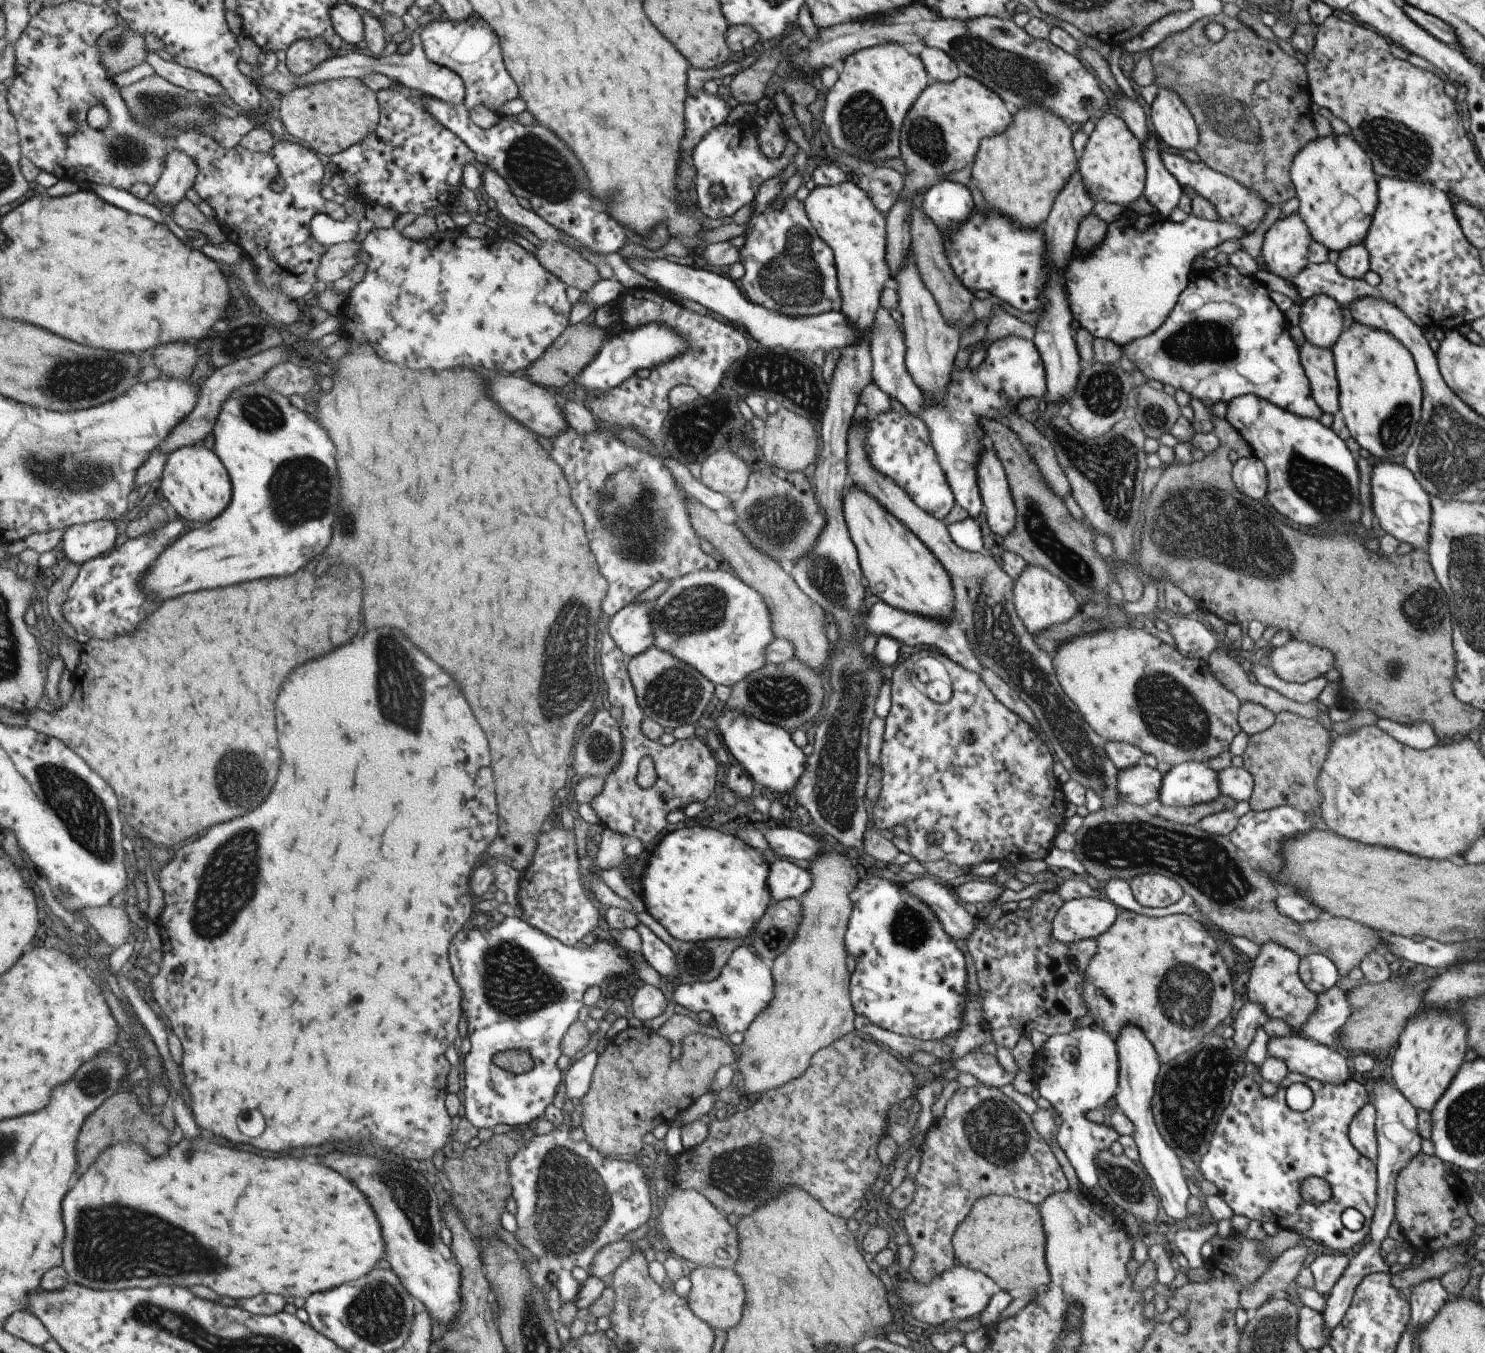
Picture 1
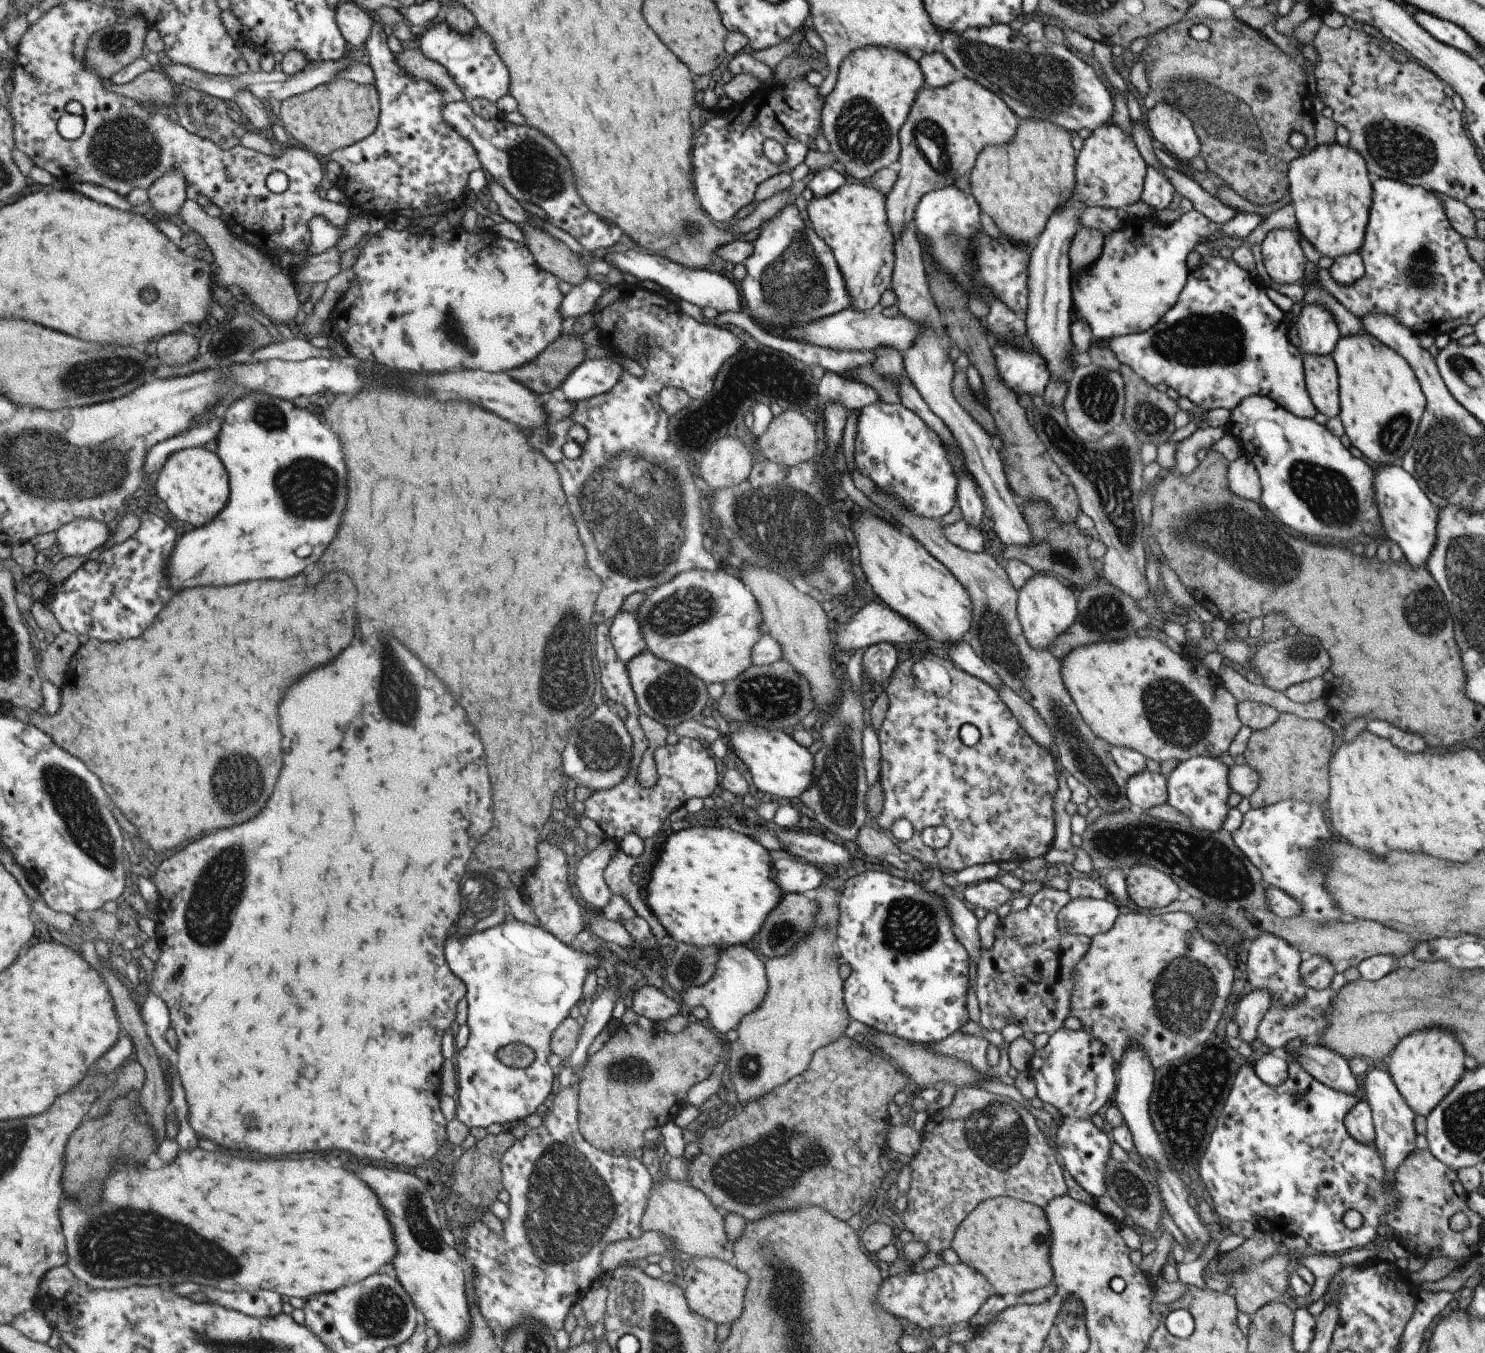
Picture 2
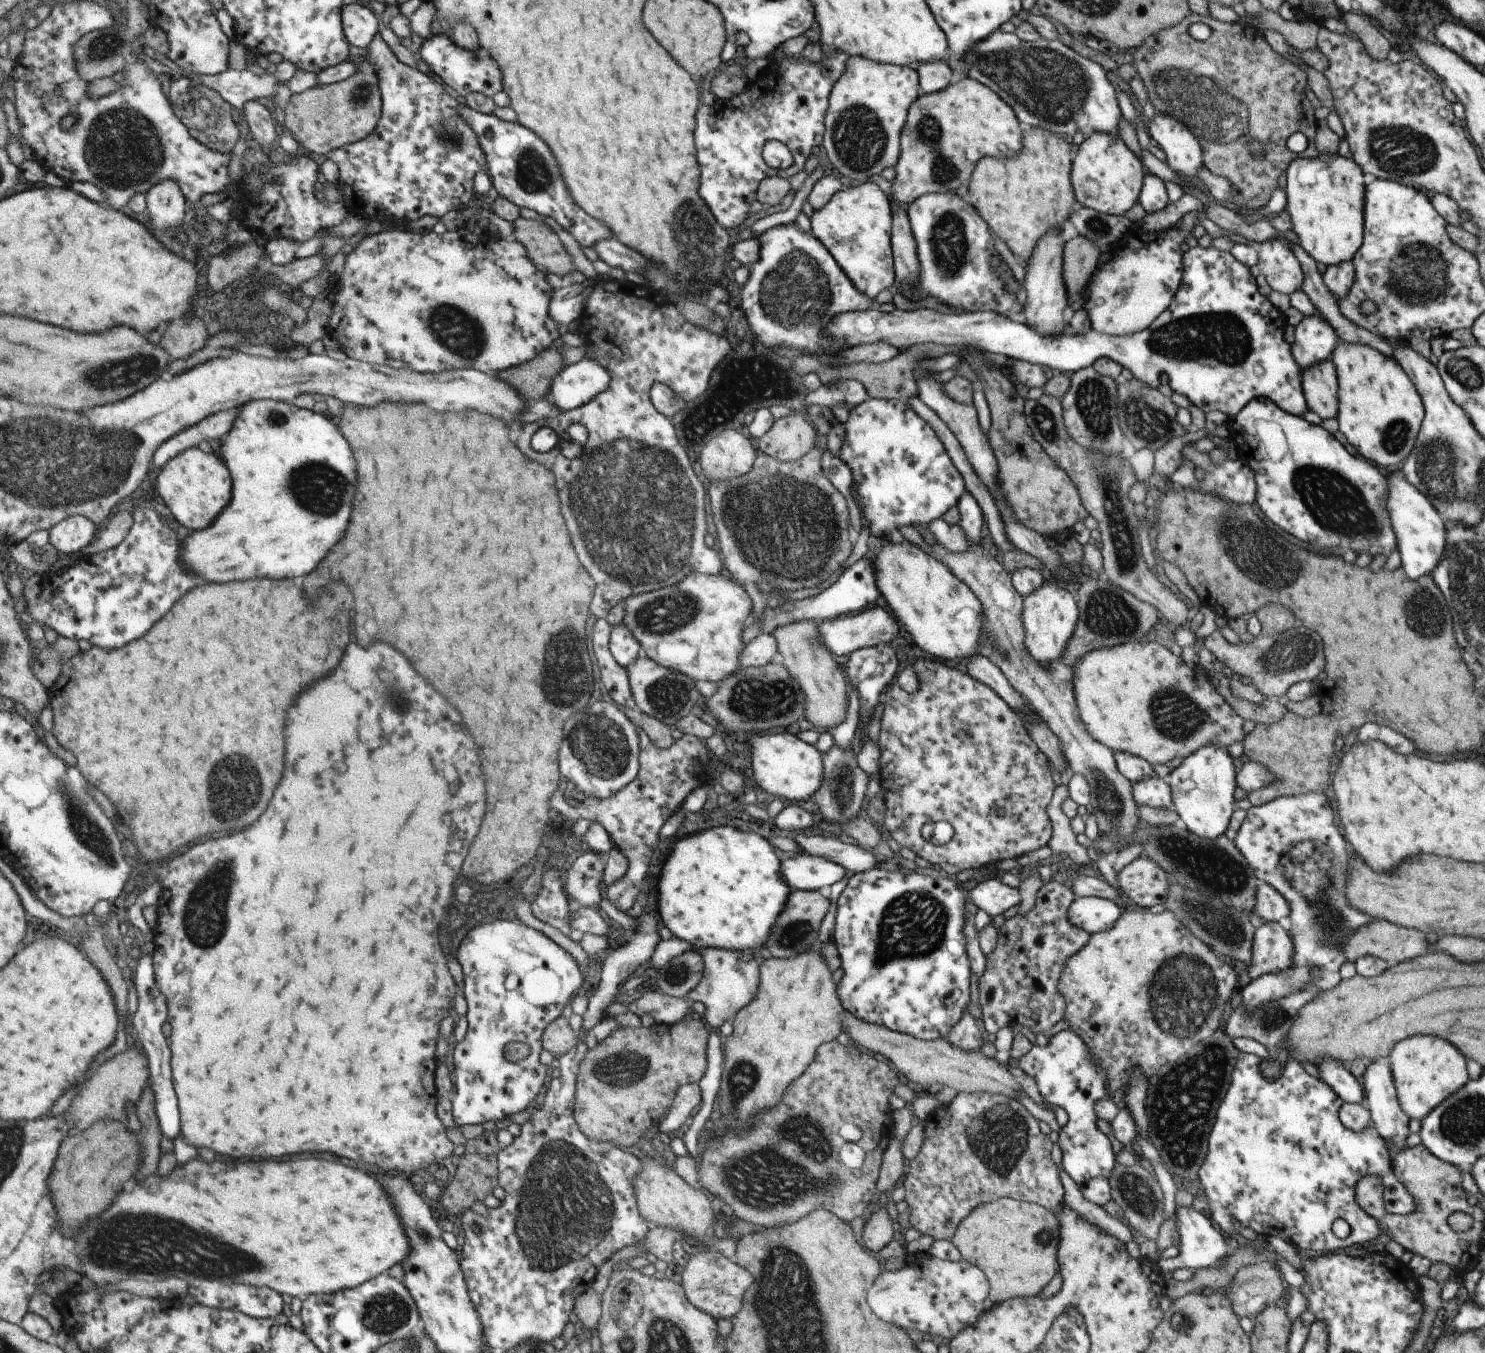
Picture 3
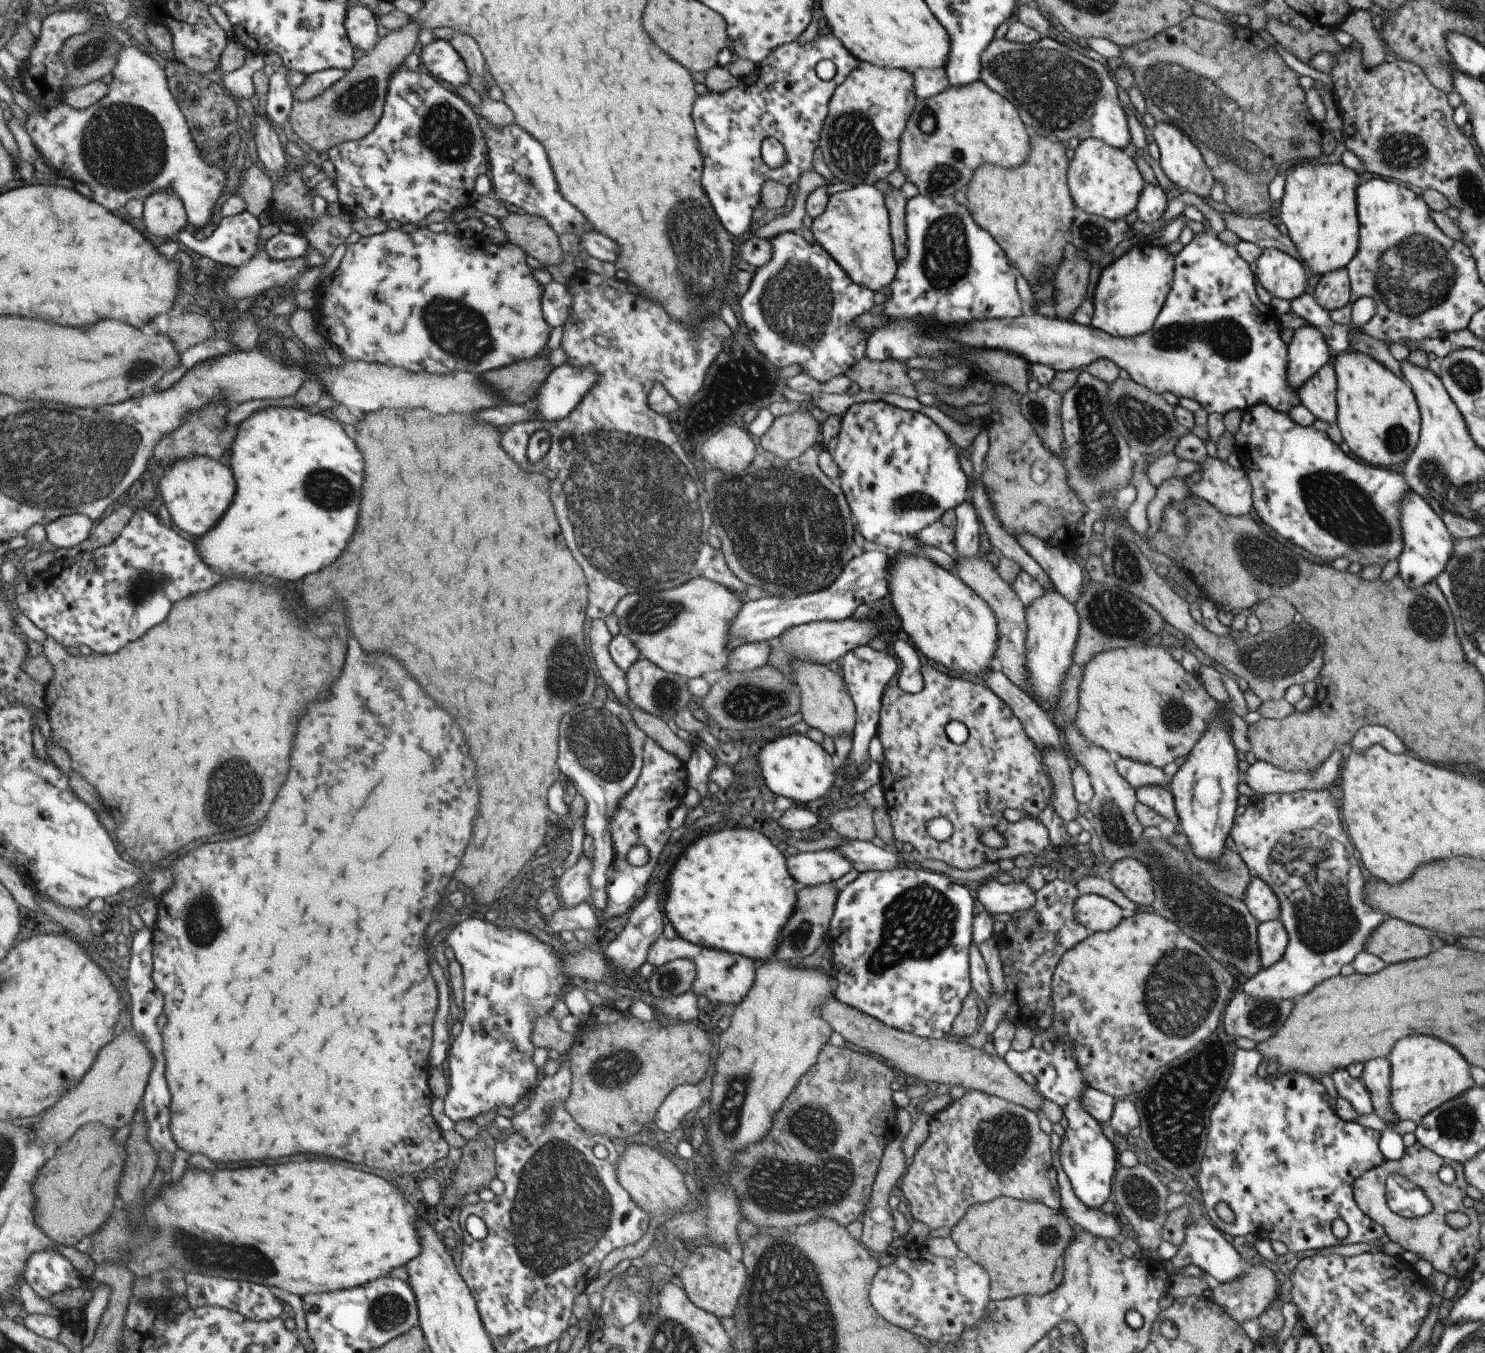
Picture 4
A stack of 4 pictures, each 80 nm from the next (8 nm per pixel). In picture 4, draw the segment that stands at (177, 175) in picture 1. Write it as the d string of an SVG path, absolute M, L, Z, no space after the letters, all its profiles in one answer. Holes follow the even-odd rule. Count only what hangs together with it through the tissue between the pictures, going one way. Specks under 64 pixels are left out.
M171 187L166 191L155 191L153 195L144 200L142 220L147 232L157 238L177 237L183 229L190 228L184 202L180 199L179 193Z

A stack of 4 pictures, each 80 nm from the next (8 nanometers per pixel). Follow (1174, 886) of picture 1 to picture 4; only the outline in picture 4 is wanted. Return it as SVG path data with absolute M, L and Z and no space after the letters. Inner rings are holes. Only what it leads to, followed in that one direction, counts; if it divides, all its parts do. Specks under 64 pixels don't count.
M1117 859L1117 862L1114 861L1109 867L1108 874L1113 886L1136 906L1149 906L1154 901L1154 878L1139 860Z

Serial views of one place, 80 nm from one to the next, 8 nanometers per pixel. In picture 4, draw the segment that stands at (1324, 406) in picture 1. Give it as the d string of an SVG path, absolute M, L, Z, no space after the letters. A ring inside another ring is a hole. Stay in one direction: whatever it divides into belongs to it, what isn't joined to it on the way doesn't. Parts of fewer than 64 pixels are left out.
M1328 362L1300 386L1299 404L1303 405L1317 420L1328 425L1336 422L1336 376Z

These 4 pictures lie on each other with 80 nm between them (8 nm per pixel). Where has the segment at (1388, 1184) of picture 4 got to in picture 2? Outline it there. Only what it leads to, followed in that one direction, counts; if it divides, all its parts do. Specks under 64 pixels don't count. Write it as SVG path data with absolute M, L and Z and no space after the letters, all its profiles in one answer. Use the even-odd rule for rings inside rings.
M1253 1061L1241 1065L1235 1078L1232 1080L1232 1085L1228 1095L1225 1099L1225 1106L1216 1118L1214 1128L1210 1134L1209 1142L1207 1143L1203 1156L1199 1159L1198 1173L1201 1180L1204 1182L1205 1195L1211 1205L1213 1213L1216 1213L1219 1218L1219 1226L1226 1227L1228 1222L1251 1222L1257 1229L1270 1235L1279 1233L1281 1237L1285 1236L1301 1236L1306 1244L1311 1246L1313 1250L1325 1254L1341 1254L1345 1250L1351 1250L1365 1246L1376 1237L1375 1228L1377 1228L1383 1214L1390 1213L1397 1206L1397 1191L1391 1188L1389 1192L1385 1192L1383 1186L1383 1167L1382 1161L1379 1158L1378 1152L1373 1145L1362 1145L1355 1142L1346 1131L1343 1124L1343 1117L1346 1112L1359 1100L1363 1099L1363 1092L1360 1090L1353 1091L1352 1093L1339 1092L1321 1084L1312 1076L1309 1076L1296 1061L1287 1061L1287 1078L1277 1086L1269 1086L1261 1082L1257 1075L1254 1073ZM1293 1093L1298 1094L1298 1099L1293 1098ZM1346 1210L1356 1210L1362 1216L1362 1223L1356 1230L1350 1231L1341 1222L1341 1217Z

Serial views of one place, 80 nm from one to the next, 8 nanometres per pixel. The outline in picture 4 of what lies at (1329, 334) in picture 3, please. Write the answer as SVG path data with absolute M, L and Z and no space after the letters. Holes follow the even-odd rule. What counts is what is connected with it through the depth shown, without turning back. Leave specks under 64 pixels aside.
M1309 324L1294 330L1287 350L1288 387L1299 393L1299 388L1329 360L1329 345L1321 331Z

